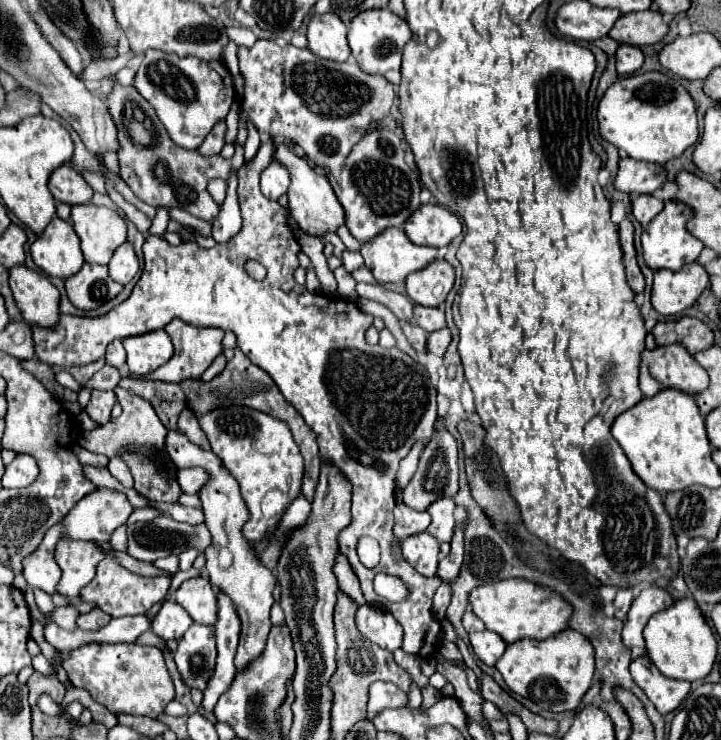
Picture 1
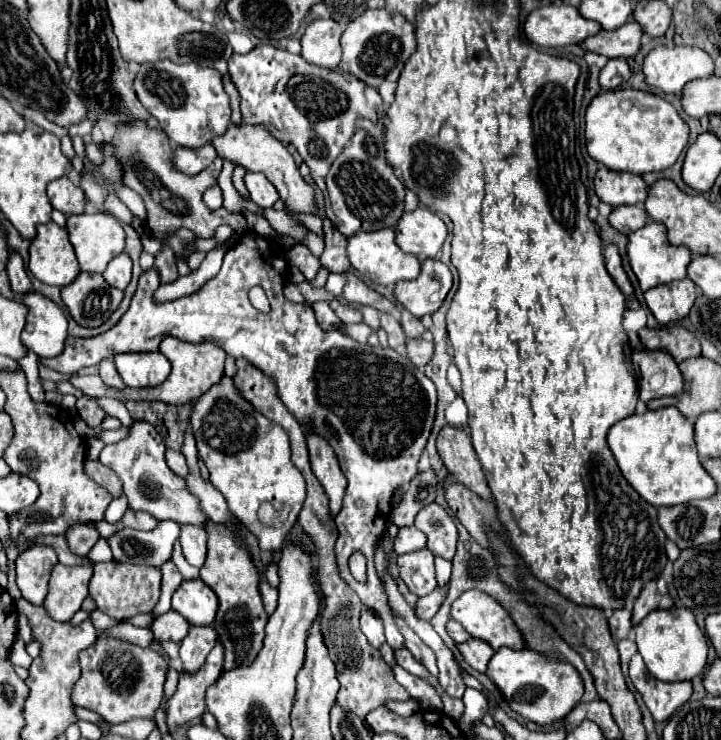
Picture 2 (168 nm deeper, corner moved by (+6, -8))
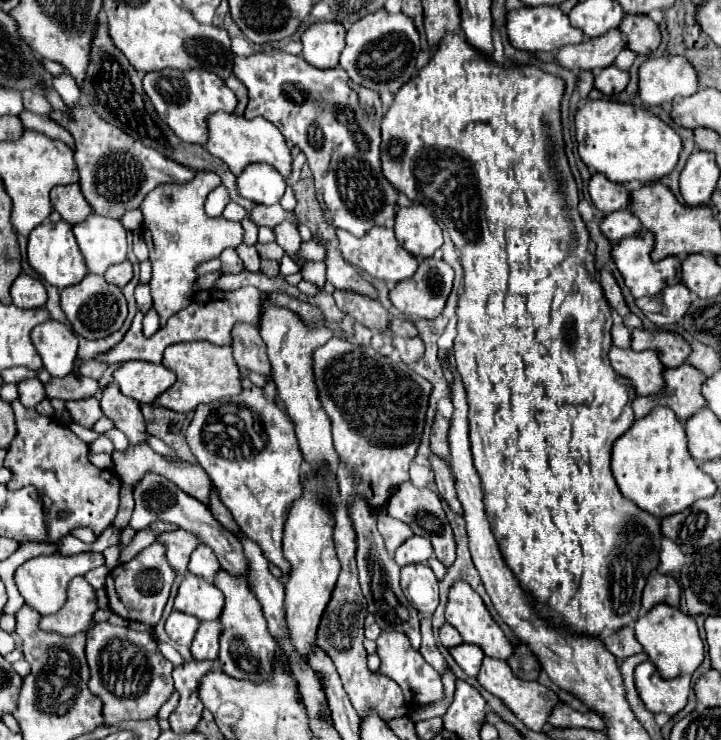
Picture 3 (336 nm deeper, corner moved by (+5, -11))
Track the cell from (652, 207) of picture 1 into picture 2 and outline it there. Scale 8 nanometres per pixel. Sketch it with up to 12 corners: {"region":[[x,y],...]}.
{"region":[[639,205],[615,207],[609,225],[625,235],[647,223]]}

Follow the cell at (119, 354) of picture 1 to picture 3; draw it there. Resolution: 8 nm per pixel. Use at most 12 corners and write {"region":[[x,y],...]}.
{"region":[[114,382],[104,386],[104,416],[128,436],[144,442],[140,404],[124,396]]}

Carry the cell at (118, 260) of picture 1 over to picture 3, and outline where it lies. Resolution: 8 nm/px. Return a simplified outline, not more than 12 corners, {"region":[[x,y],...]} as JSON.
{"region":[[128,260],[108,268],[108,284],[124,288],[132,280]]}

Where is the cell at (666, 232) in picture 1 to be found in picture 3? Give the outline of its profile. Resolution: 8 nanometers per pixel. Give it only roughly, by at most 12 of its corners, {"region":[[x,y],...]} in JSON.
{"region":[[640,230],[612,248],[634,298],[682,280],[680,258],[650,258],[654,238]]}

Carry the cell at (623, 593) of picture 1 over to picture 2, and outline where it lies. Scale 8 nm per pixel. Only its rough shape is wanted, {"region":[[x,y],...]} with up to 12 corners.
{"region":[[629,609],[613,611],[609,629],[615,641],[627,639],[633,623]]}

